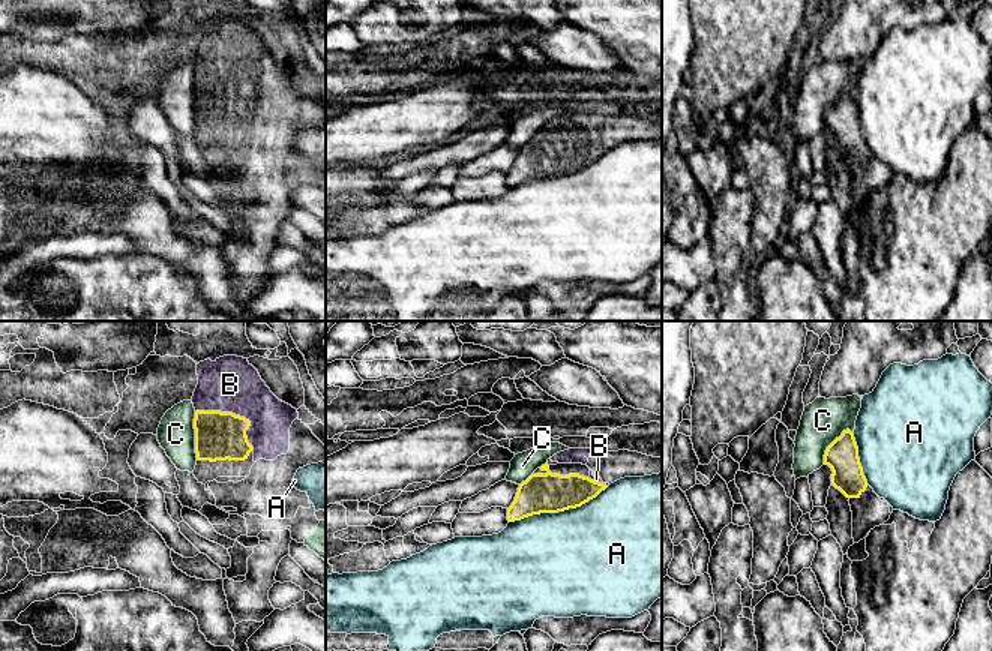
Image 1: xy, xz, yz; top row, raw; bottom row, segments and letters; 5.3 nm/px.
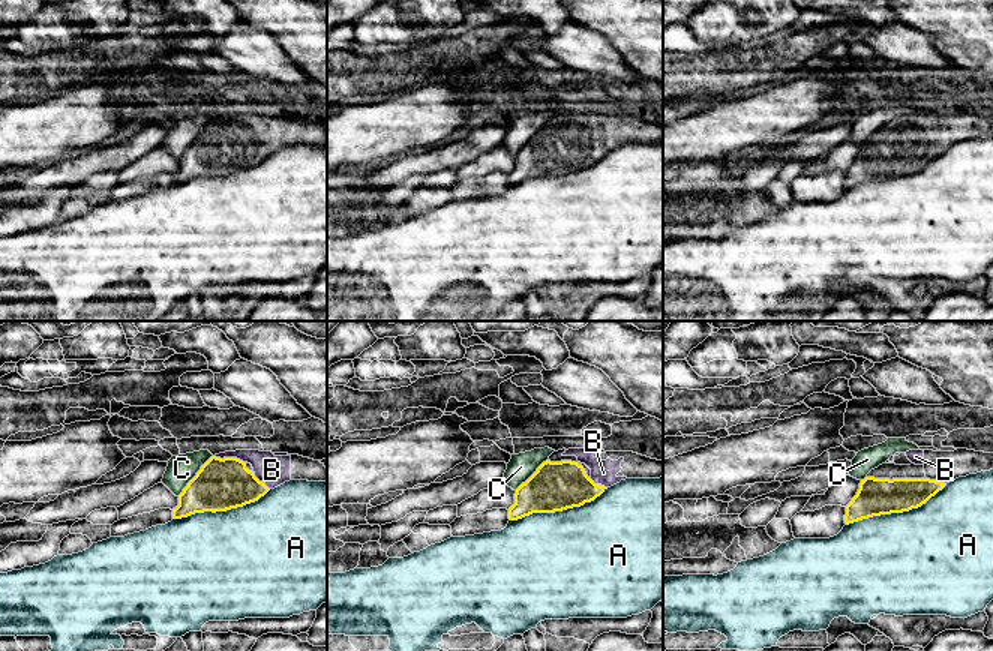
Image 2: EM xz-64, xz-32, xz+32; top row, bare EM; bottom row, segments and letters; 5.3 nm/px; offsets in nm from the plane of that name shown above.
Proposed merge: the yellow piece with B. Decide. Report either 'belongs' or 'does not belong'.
belongs

